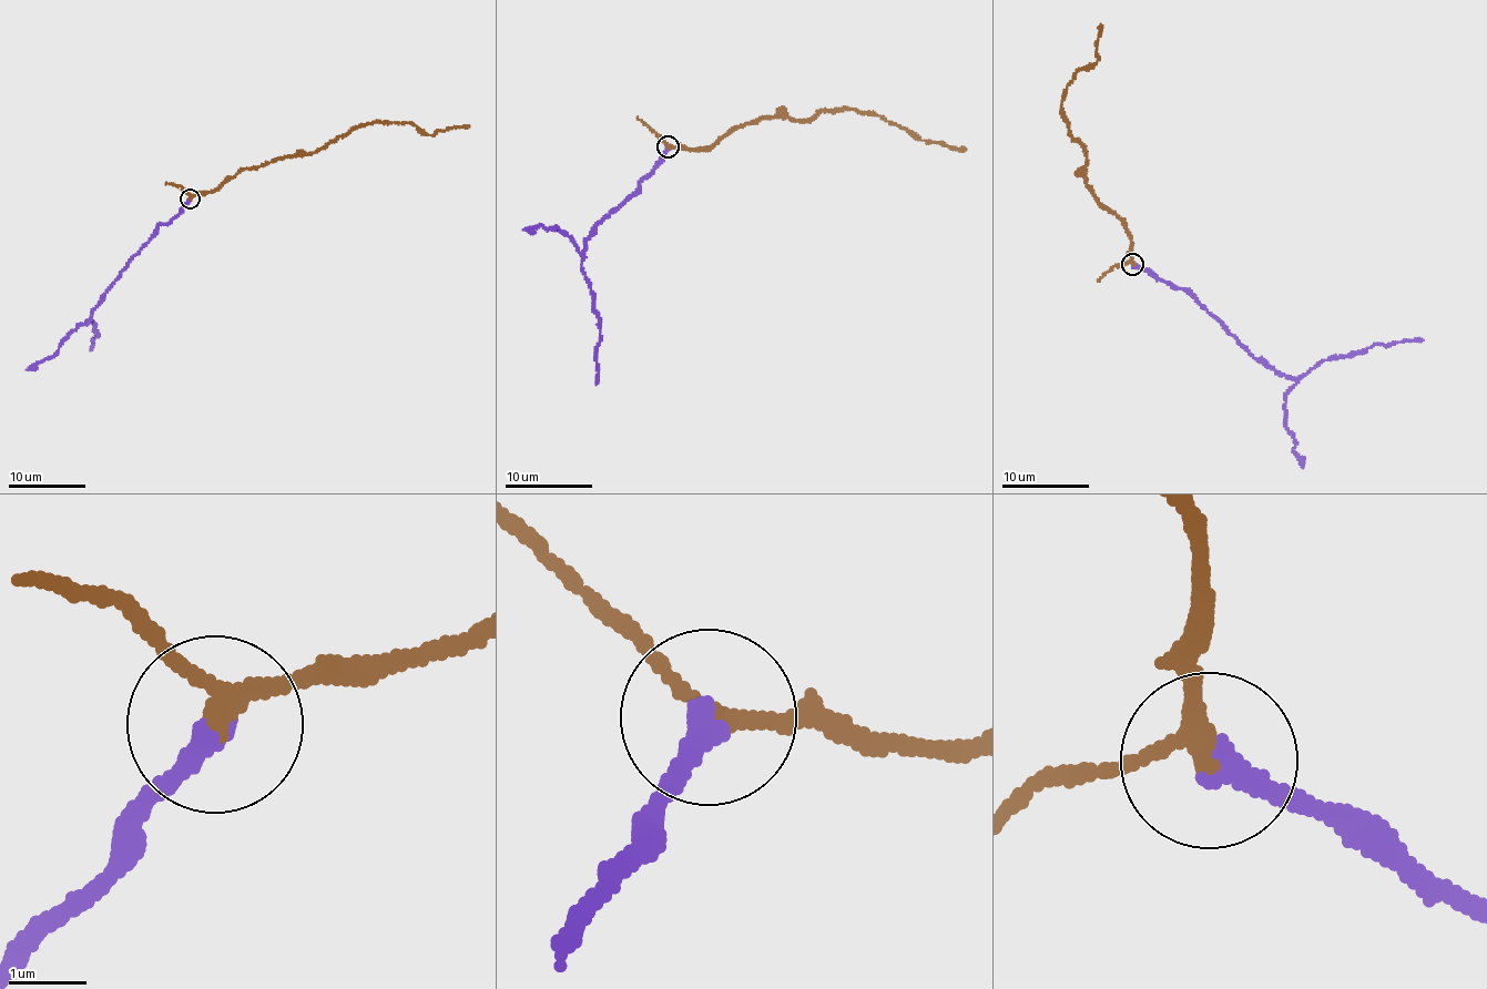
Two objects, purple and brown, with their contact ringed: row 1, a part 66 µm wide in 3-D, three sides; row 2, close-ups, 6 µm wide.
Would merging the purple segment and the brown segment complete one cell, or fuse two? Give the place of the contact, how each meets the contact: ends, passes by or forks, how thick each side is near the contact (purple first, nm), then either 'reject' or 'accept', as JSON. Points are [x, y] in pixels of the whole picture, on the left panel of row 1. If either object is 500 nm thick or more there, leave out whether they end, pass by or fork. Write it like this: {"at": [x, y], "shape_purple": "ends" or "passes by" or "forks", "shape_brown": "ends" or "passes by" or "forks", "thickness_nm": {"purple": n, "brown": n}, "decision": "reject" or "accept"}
{"at": [190, 199], "shape_purple": "ends", "shape_brown": "passes by", "thickness_nm": {"purple": 280, "brown": 240}, "decision": "accept"}

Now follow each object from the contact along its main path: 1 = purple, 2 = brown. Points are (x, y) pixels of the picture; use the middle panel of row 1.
1: (668, 145), (658, 166), (640, 183), (640, 192), (598, 223), (584, 246), (581, 267), (600, 330), (596, 385)
2: (668, 145), (710, 145), (764, 118), (800, 120), (823, 111), (852, 110), (883, 115), (922, 140), (966, 150)

